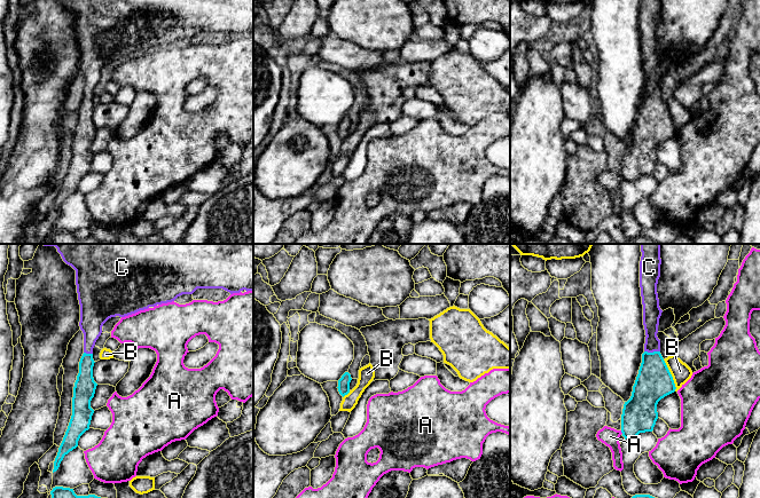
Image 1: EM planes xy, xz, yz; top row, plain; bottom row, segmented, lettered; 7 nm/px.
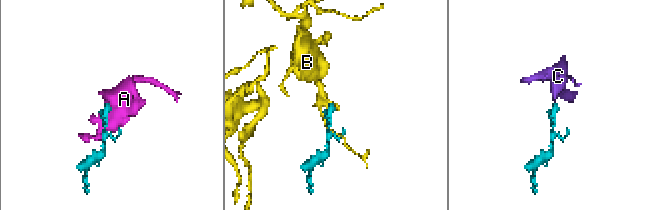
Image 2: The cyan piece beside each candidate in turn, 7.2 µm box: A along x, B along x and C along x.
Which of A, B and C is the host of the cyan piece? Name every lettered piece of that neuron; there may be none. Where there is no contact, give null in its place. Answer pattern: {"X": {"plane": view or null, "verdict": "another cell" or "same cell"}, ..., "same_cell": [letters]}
{"A": {"plane": "yz", "verdict": "another cell"}, "B": {"plane": "yz", "verdict": "another cell"}, "C": {"plane": "yz", "verdict": "same cell"}, "same_cell": ["C"]}

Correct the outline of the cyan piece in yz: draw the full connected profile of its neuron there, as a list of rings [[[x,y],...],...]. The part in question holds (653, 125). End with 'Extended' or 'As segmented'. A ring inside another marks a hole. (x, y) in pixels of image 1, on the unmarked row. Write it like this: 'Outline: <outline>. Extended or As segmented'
Outline: [[[641,0],[640,31],[647,80],[632,140],[622,152],[621,176],[625,183],[636,181],[640,176],[652,175],[658,163],[658,145],[676,133],[660,97],[660,84],[657,80],[663,56],[657,37],[660,8],[660,0]]]. Extended

